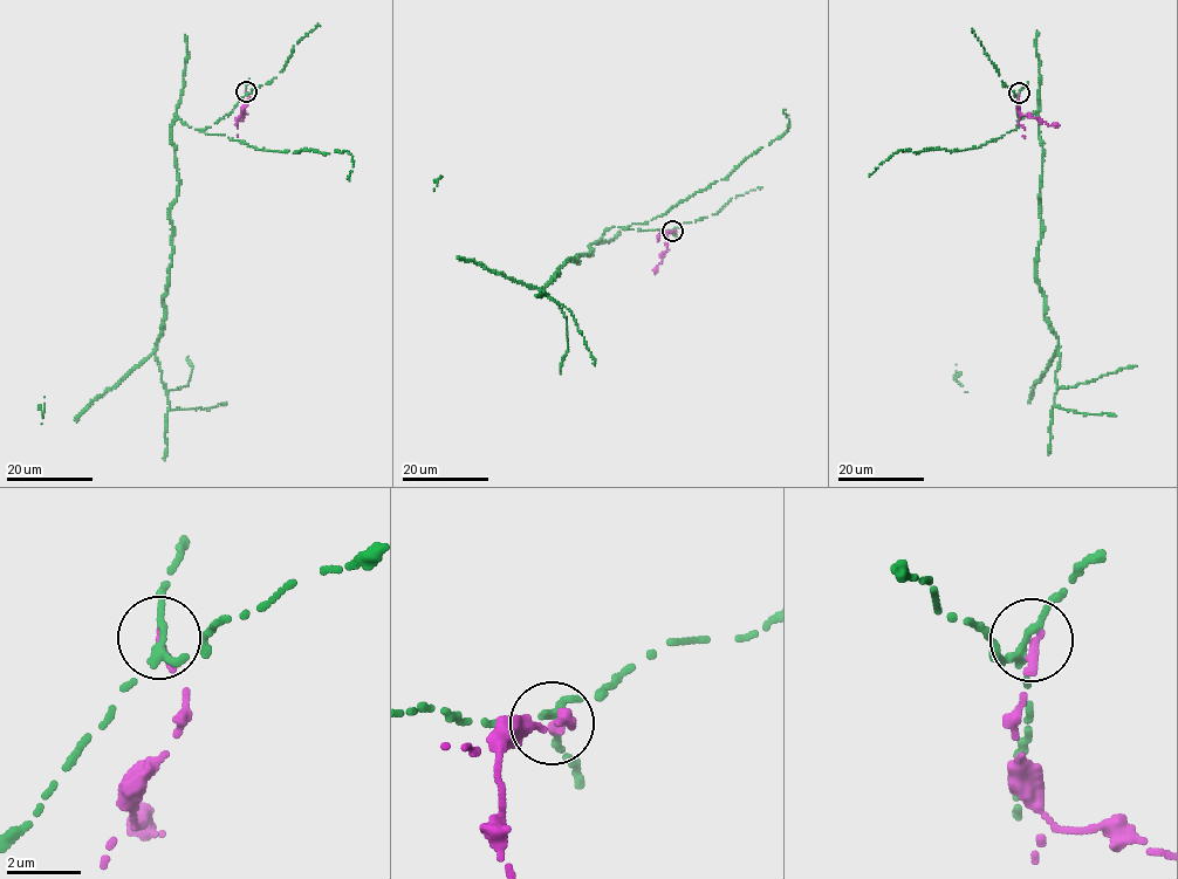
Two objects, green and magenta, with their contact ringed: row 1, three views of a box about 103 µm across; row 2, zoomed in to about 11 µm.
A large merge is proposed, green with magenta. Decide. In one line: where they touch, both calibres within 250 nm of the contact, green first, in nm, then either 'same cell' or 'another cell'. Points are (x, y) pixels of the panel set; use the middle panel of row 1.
at (672, 231); 240 nm thick on the green side, 260 nm on the other; another cell

